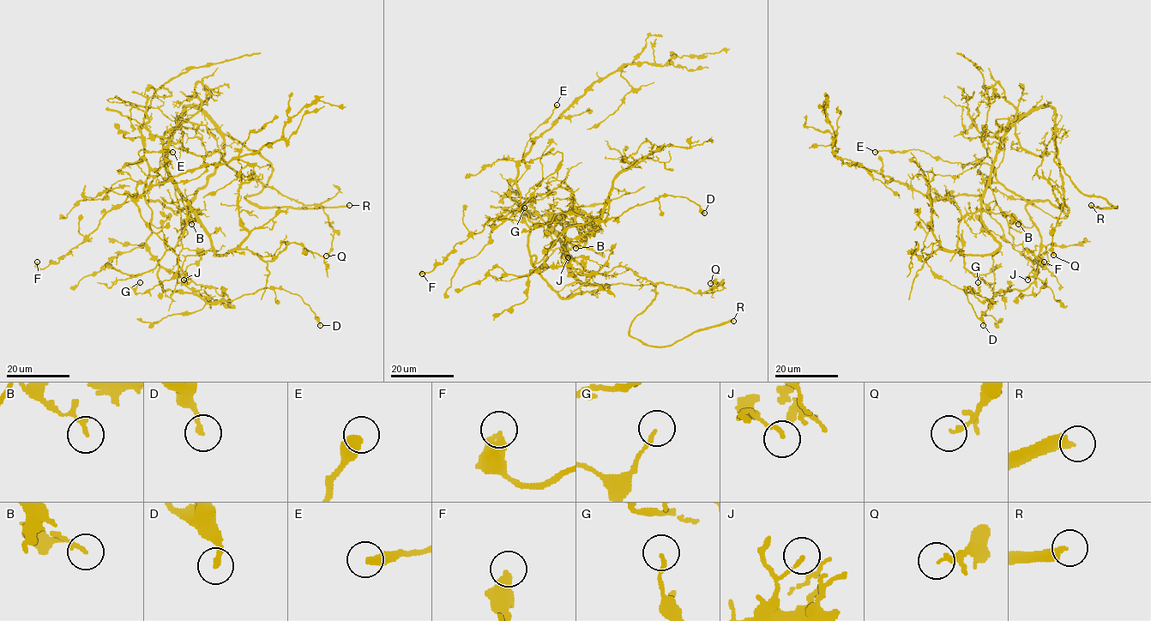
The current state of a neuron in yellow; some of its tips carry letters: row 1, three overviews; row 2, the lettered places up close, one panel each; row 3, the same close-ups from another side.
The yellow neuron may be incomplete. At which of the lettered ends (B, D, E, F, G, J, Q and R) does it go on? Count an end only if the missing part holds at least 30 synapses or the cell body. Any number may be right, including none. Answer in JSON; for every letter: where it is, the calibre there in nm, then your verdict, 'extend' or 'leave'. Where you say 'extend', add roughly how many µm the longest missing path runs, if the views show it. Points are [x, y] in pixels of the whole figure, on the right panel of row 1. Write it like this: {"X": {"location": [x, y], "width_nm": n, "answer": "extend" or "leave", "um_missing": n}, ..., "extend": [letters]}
{"B": {"location": [1018, 224], "width_nm": 170, "answer": "leave"}, "D": {"location": [983, 325], "width_nm": 200, "answer": "leave"}, "E": {"location": [875, 152], "width_nm": 400, "answer": "leave"}, "F": {"location": [1044, 262], "width_nm": 460, "answer": "leave"}, "G": {"location": [978, 282], "width_nm": 150, "answer": "leave"}, "J": {"location": [1027, 280], "width_nm": 130, "answer": "leave"}, "Q": {"location": [1053, 255], "width_nm": 140, "answer": "leave"}, "R": {"location": [1091, 205], "width_nm": 340, "answer": "leave"}, "extend": []}

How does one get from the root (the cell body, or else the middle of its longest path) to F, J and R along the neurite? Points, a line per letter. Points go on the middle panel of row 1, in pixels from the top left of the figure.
F: (530, 253), (530, 228), (515, 210), (489, 220), (480, 232), (457, 243), (442, 263), (422, 274)
J: (530, 253), (535, 256), (535, 268), (531, 270), (559, 267), (568, 257)
R: (530, 253), (531, 265), (563, 298), (652, 284), (654, 299), (629, 328), (650, 346), (669, 346), (733, 321)

